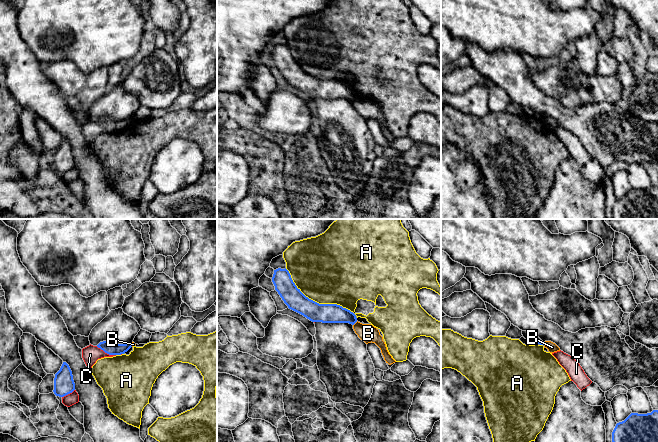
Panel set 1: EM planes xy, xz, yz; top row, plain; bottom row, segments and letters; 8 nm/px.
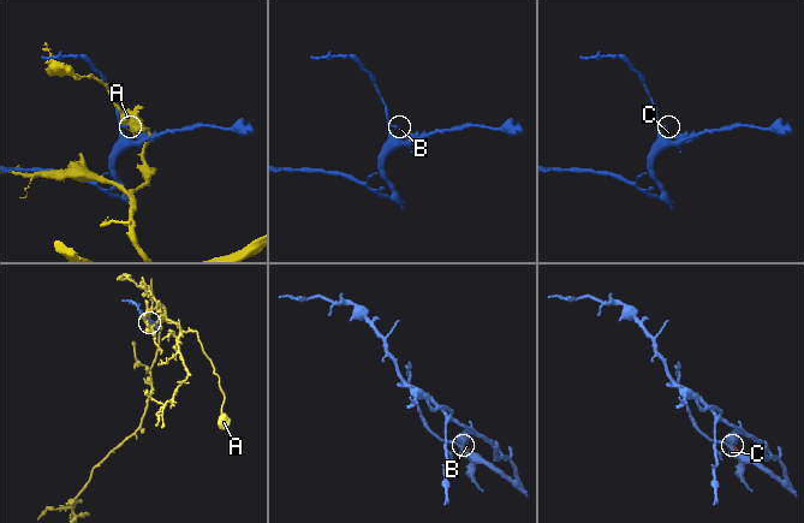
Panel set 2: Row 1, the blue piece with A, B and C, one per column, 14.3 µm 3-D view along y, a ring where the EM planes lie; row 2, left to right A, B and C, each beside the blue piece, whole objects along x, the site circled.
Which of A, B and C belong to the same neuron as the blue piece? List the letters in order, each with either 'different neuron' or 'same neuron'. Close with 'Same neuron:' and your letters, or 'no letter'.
A: different neuron
B: different neuron
C: different neuron
Same neuron: no letter

